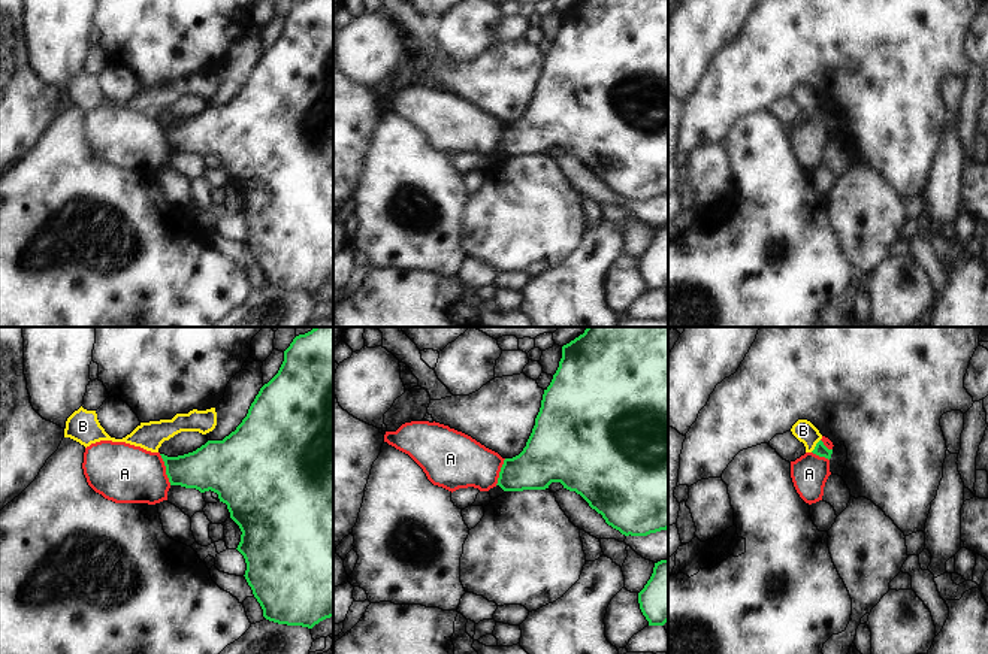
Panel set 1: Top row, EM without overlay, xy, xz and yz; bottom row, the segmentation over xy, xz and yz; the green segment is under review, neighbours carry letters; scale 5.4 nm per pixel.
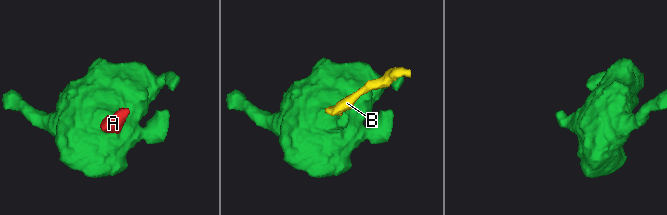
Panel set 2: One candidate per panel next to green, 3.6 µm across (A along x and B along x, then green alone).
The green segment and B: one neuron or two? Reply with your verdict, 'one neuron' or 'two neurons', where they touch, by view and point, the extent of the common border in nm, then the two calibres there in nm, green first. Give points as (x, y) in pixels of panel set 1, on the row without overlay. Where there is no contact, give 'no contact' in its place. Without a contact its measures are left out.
two neurons; contact yz (816, 111); length 90 nm; calibres 70 and 110 nm

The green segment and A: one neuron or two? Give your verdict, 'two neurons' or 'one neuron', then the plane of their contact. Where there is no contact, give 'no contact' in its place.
two neurons | xy

